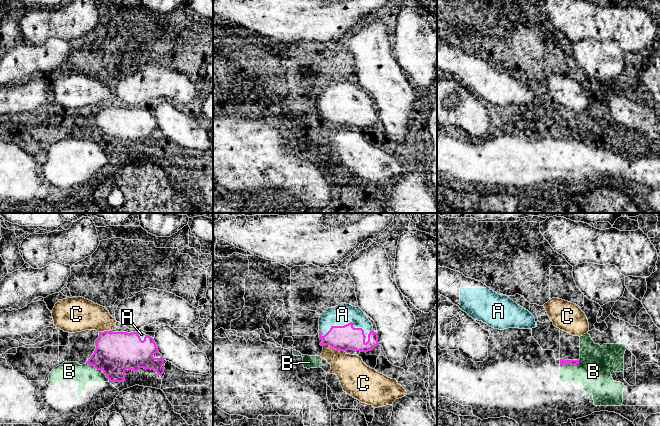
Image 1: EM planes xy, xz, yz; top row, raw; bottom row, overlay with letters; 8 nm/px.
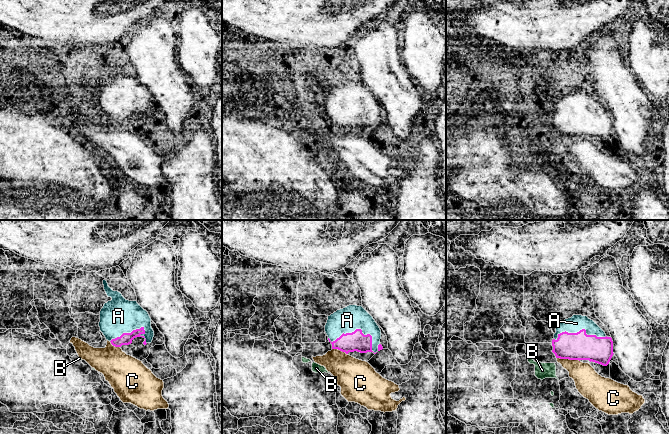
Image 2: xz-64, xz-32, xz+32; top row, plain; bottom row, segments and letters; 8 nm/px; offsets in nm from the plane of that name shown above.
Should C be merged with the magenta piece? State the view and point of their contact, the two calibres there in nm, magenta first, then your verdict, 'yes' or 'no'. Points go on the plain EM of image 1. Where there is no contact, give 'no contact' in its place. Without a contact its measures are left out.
contact xz (334, 124); calibres 200 and 240 nm; no

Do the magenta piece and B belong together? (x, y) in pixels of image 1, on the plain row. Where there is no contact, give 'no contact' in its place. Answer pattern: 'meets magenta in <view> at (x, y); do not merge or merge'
meets magenta in xy at (99, 145); do not merge

